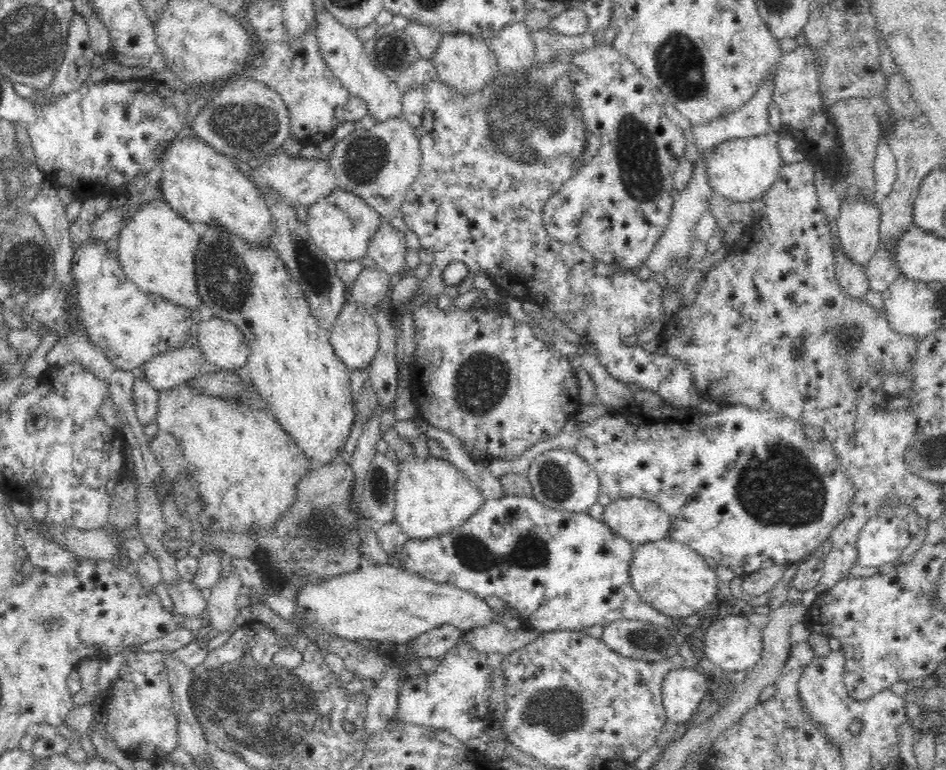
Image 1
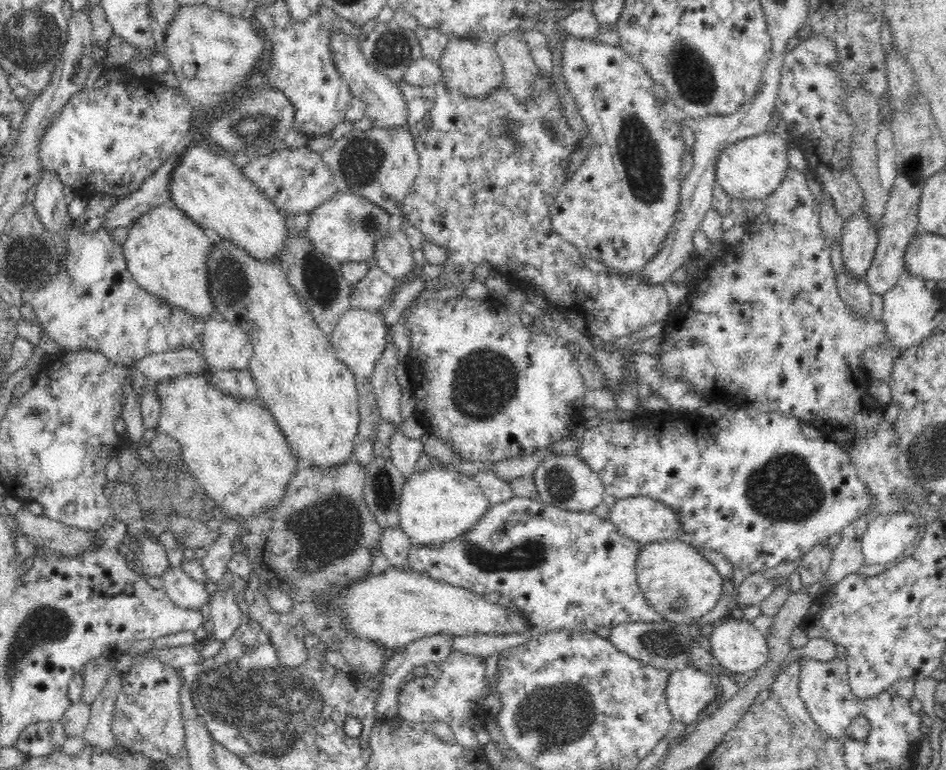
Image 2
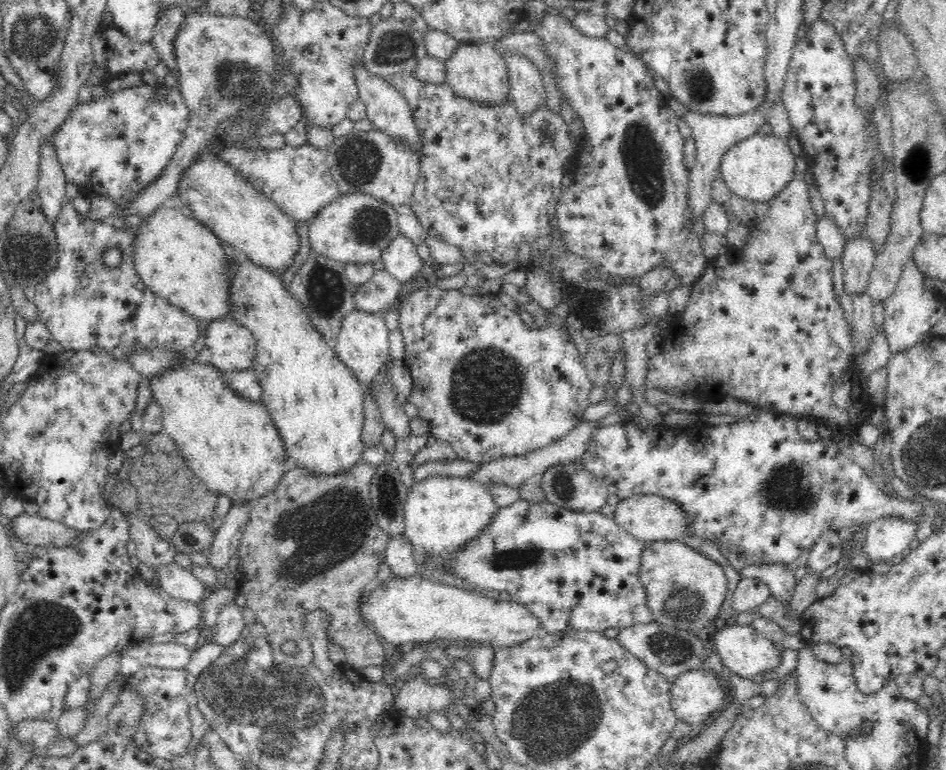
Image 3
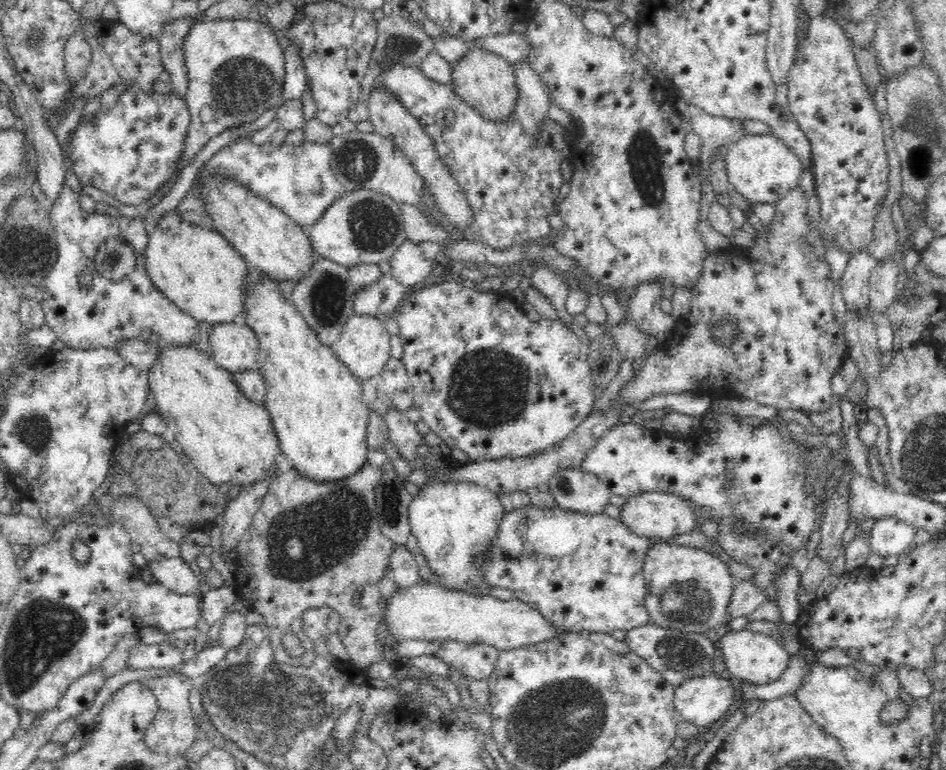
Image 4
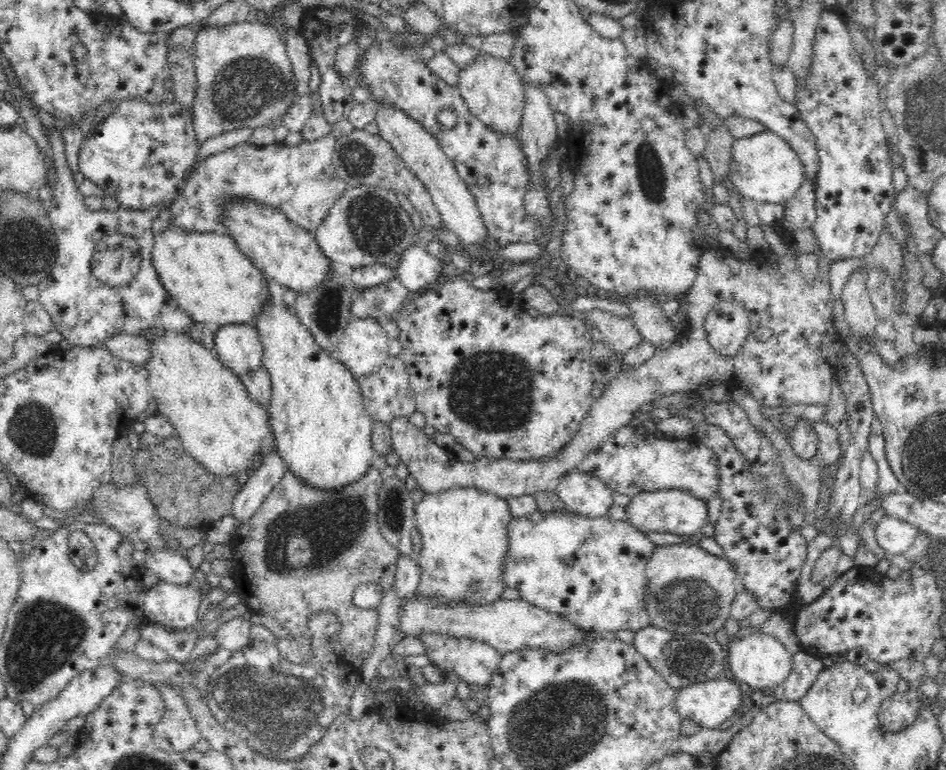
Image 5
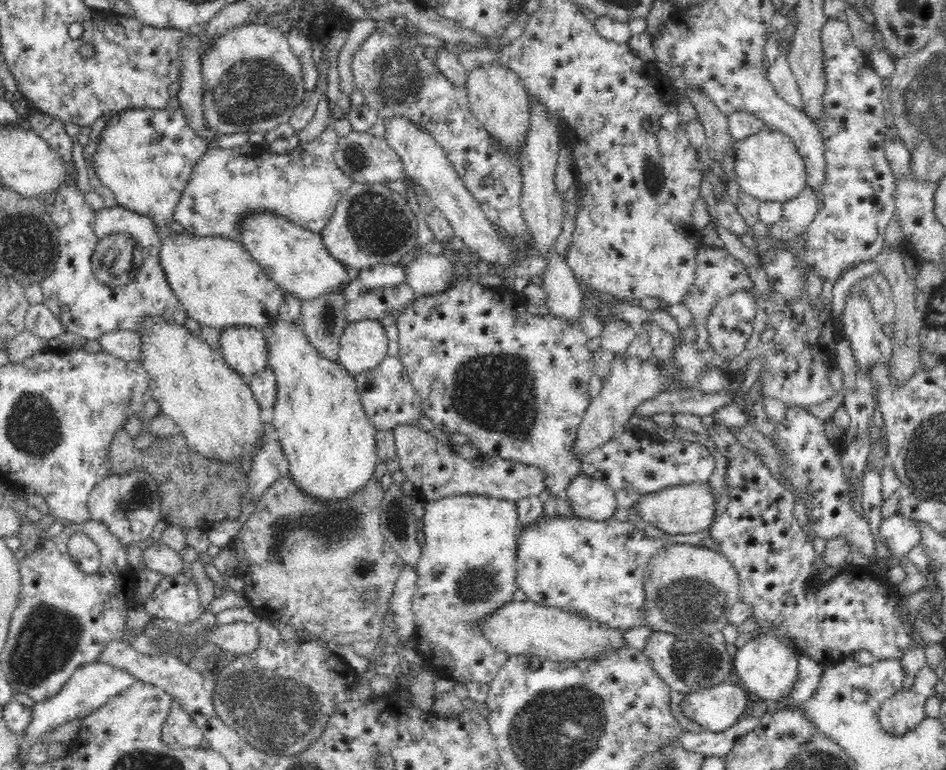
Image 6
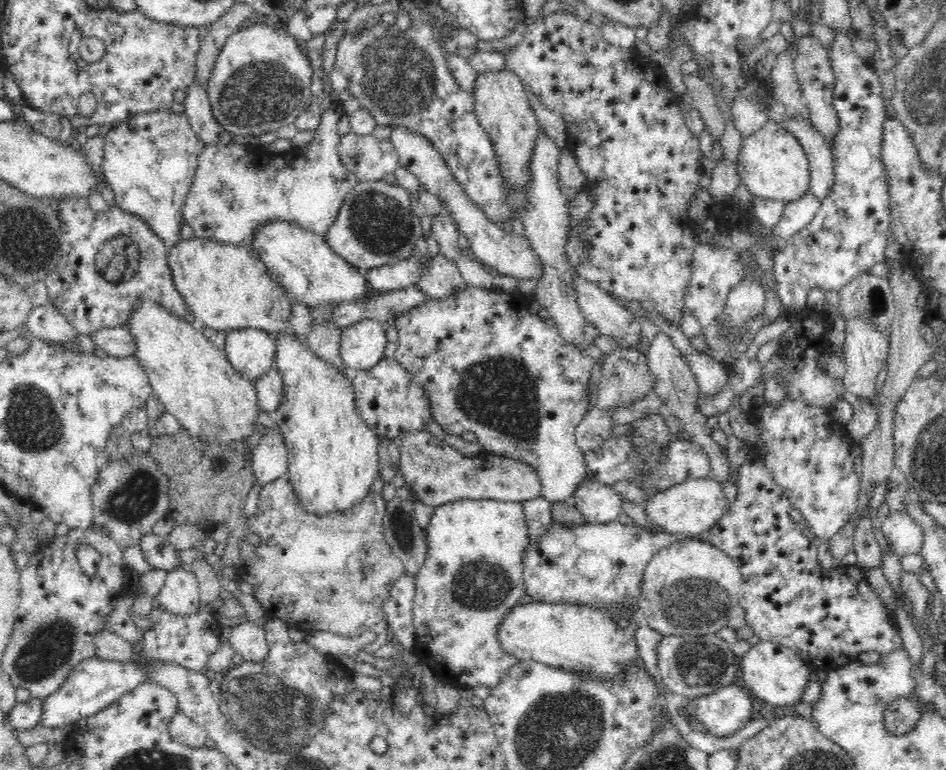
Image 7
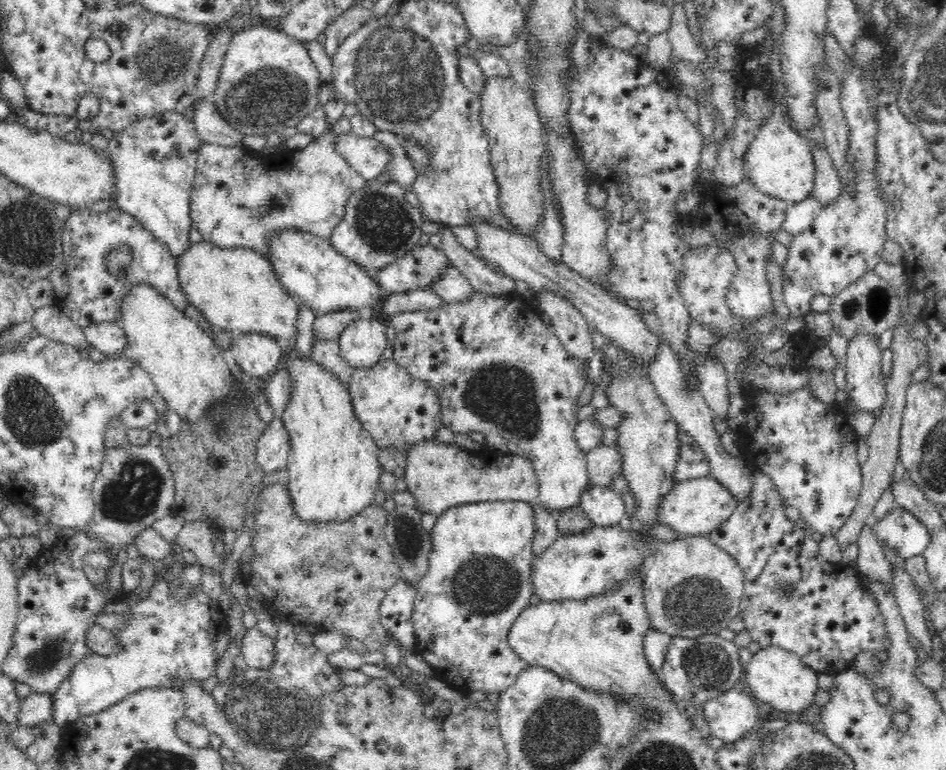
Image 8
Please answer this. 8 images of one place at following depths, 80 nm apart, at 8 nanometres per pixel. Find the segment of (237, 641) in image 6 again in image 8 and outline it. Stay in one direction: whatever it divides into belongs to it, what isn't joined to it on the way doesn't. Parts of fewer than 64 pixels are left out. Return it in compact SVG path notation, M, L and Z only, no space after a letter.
M257 626L246 629L239 649L244 655L241 664L246 667L267 669L275 657L274 638L262 633Z

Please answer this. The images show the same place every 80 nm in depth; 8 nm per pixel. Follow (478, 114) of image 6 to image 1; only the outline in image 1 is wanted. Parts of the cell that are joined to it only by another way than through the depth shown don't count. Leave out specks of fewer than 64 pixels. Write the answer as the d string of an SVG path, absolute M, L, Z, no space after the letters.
M468 33L444 35L431 61L434 63L439 80L464 95L490 86L495 74L501 70L496 55L490 49L489 40Z

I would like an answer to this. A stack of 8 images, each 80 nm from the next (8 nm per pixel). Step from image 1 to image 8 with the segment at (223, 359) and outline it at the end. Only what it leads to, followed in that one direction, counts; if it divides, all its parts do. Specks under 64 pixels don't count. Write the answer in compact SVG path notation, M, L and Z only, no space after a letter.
M257 332L235 335L228 350L246 378L256 381L273 373L282 360L282 348L276 340Z

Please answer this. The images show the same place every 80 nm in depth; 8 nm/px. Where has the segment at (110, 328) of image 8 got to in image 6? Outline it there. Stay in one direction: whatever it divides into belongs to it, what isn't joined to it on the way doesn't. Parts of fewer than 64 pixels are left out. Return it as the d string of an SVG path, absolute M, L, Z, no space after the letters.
M114 330L100 336L99 343L107 353L122 360L138 360L142 358L142 339L137 331Z

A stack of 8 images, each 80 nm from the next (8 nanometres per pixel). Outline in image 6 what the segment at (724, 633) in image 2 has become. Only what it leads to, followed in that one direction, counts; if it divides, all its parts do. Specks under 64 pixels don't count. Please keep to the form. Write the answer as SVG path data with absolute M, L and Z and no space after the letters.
M761 633L758 638L751 638L741 648L737 648L733 656L733 670L743 683L742 686L750 696L761 699L763 705L769 703L769 706L772 706L774 701L789 696L789 691L798 676L799 652L780 641L774 635Z

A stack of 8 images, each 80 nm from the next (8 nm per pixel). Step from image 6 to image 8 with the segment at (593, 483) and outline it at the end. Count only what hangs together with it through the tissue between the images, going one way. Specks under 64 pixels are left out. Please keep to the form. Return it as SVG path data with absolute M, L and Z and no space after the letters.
M590 485L580 496L579 506L594 525L608 527L619 525L626 514L620 494L604 486Z

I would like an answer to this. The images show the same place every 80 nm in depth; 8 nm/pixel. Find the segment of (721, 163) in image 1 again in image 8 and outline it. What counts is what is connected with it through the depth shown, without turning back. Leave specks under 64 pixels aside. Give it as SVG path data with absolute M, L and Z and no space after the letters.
M778 101L773 114L755 134L754 140L750 141L743 158L743 167L745 178L760 192L787 203L795 203L812 195L815 160L807 137L787 122L786 112L787 104Z

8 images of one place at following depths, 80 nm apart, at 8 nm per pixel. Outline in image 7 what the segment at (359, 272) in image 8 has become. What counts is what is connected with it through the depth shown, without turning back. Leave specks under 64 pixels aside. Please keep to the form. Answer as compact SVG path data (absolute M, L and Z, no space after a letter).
M272 221L257 226L250 245L266 265L272 280L280 283L293 302L316 308L326 303L364 299L368 290L364 272L336 255L323 235L304 230L288 221Z

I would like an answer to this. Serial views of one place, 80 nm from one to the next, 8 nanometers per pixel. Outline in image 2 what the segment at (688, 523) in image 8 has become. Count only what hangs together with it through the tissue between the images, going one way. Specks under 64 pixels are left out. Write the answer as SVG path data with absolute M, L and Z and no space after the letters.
M646 496L618 499L610 508L608 521L624 536L642 545L676 539L682 528L672 509Z

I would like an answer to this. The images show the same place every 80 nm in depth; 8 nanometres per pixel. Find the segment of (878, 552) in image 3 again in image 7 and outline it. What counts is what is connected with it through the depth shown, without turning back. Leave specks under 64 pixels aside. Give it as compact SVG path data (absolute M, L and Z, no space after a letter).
M904 511L890 514L882 522L882 534L890 550L900 558L918 553L924 542L924 531Z

